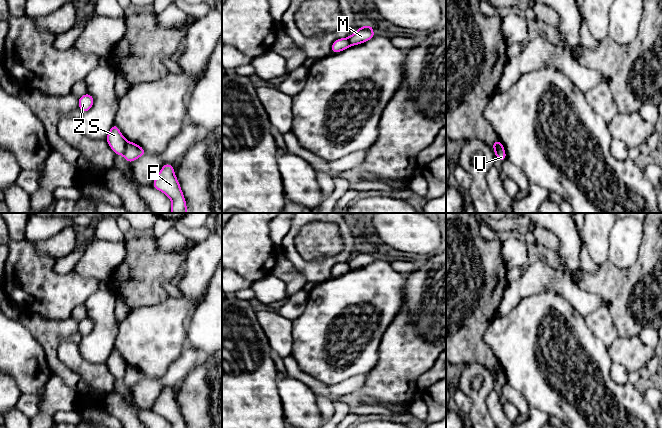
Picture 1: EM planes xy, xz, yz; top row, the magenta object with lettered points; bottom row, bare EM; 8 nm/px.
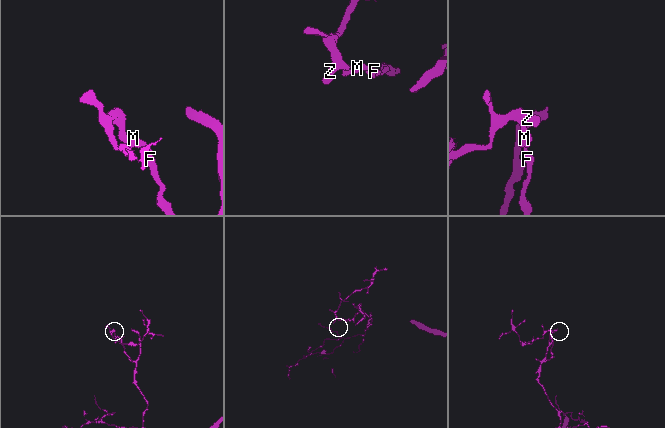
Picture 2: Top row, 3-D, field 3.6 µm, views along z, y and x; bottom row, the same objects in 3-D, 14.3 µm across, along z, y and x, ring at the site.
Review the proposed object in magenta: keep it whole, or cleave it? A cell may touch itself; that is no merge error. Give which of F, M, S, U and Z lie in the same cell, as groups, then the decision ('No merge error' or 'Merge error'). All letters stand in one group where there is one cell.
Groups: F M U / S Z. Merge error

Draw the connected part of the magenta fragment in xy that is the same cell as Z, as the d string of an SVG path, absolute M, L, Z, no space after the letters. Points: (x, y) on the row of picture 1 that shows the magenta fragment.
M89 93L84 94L78 99L78 107L82 113L89 111L94 104L94 98Z

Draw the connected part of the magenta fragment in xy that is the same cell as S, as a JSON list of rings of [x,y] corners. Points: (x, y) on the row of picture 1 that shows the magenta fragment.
[[[114,123],[108,132],[106,141],[116,155],[123,155],[126,149],[126,139]]]

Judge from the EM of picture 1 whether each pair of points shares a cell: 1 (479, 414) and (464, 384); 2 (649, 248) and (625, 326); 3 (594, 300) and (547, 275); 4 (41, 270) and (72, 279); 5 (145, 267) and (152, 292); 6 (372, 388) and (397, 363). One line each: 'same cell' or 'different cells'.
1: same cell
2: same cell
3: same cell
4: same cell
5: same cell
6: same cell

